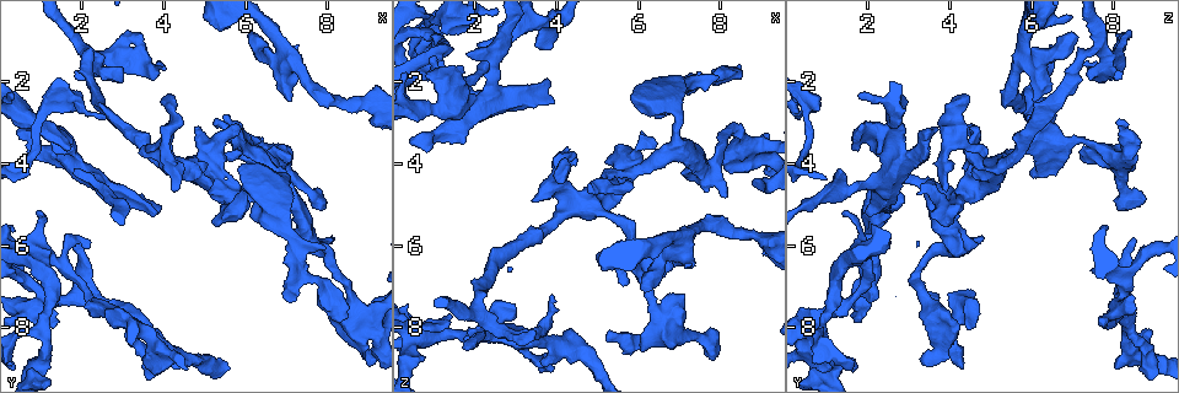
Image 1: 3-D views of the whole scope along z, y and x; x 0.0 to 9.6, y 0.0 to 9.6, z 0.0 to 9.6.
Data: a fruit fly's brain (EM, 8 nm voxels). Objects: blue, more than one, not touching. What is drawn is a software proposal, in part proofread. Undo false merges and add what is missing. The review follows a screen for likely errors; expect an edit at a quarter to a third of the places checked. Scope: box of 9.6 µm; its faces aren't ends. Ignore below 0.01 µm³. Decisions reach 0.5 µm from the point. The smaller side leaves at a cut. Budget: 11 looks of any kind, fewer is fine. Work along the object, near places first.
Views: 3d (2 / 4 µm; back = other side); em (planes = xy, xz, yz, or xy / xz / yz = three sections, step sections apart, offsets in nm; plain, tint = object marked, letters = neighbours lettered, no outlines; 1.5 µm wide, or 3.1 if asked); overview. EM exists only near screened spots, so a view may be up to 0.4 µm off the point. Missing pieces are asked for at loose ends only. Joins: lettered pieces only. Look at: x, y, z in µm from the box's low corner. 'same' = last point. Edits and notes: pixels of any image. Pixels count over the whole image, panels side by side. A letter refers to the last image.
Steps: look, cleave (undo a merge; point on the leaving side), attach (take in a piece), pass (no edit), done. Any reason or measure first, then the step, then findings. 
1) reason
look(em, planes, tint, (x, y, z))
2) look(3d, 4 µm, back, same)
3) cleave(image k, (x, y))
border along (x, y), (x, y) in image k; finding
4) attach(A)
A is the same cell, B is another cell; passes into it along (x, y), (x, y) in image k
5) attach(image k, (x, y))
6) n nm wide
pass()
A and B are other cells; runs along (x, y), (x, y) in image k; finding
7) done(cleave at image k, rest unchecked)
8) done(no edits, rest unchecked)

branch stops here
look(em, planes, letters, (0.55, 8.90, 1.60))

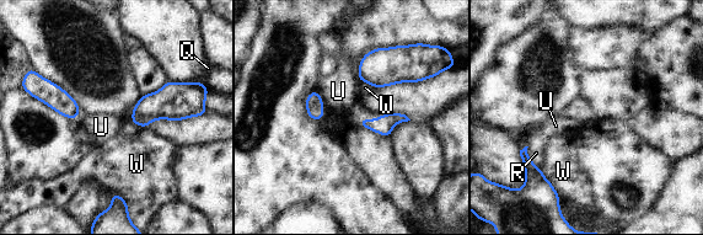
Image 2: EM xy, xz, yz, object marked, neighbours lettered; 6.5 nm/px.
pass()
Q, R, U and W are other cells; border along (316, 91), (321, 97), (323, 107) in image 2; no lettered piece goes on from it

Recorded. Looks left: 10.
free end
look(em, planes, letters, (1.90, 1.85, 8.20))

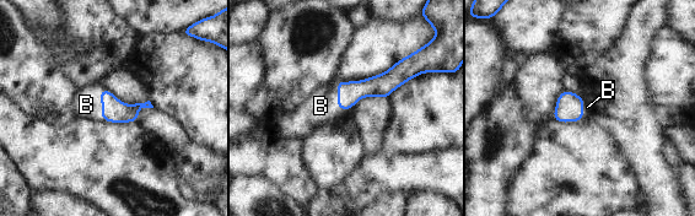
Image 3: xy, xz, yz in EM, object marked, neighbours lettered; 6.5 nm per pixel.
150 nm wide
attach(B)
B is the same cell; passes into it along (349, 93), (338, 100), (321, 106) in image 3; it goes on there

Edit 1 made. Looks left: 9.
branch stops here
look(em, planes, tint, (4.40, 2.85, 3.80))

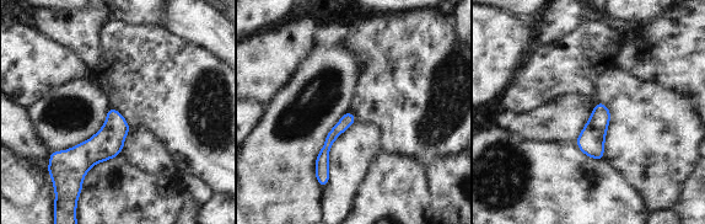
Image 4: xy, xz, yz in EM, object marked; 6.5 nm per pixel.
look(em, planes, letters, same)

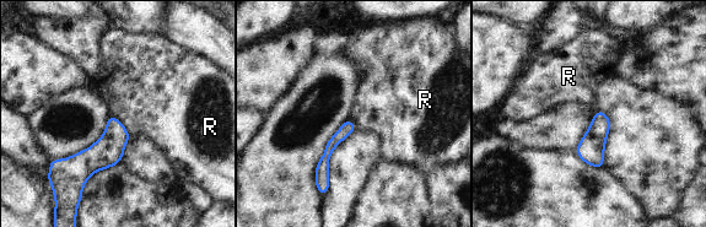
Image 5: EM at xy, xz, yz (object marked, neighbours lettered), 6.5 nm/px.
R touches over 200 nm
pass()
R is another cell; border along (111, 113), (130, 136) in image 5; no lettered piece goes on from it

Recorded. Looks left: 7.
look(em, planes, letters, (1.45, 7.85, 7.75))

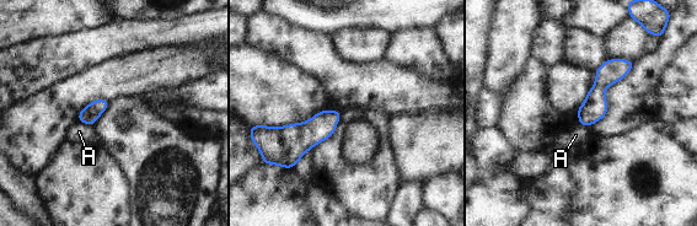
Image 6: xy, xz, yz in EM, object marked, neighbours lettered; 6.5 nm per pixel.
A touches over 100 nm
pass()
A is another cell; none of them fits

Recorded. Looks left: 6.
done(attach at image 3, rest unchecked)

